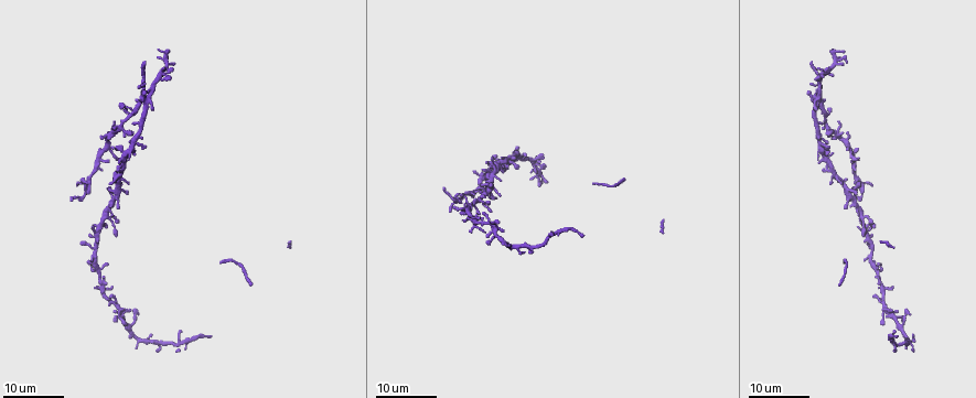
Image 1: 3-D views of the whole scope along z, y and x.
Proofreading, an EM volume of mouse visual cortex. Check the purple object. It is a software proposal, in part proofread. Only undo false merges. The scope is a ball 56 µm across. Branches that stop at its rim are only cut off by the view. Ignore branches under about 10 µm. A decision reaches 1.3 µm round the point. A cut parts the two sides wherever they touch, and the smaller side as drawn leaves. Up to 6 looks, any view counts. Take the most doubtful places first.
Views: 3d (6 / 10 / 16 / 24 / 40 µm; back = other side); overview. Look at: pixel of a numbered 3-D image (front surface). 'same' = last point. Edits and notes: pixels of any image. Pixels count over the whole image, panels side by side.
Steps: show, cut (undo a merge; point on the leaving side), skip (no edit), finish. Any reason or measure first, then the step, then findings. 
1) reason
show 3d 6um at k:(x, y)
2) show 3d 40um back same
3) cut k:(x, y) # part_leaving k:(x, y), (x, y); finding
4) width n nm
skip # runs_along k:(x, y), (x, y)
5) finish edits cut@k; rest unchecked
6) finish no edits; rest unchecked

calibre changes
show 3d 24um at 1:(504, 242)

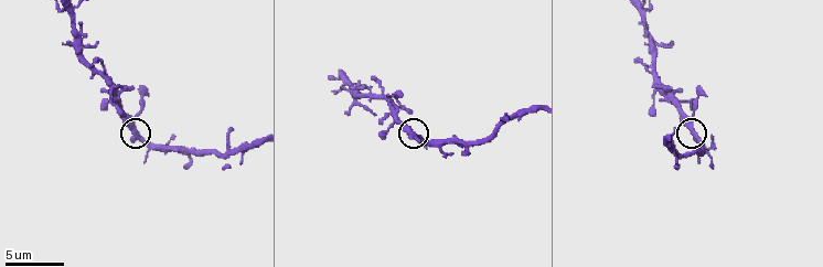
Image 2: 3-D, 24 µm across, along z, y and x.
show 3d 10um at 2:(410, 135)

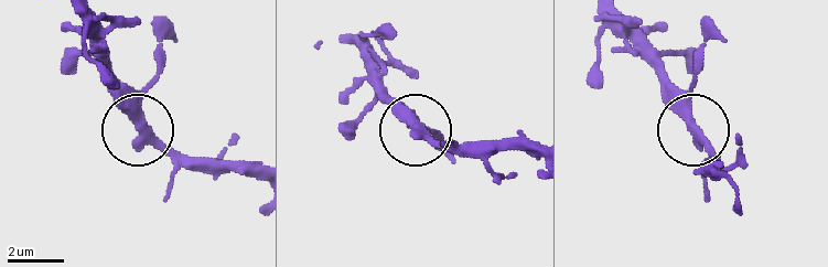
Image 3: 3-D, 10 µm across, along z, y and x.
width 410 nm
skip # runs_along 3:(75, 10), (120, 110), (182, 164); all the same neuron

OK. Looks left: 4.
three-way junction
show 3d 24um at 1:(871, 246)

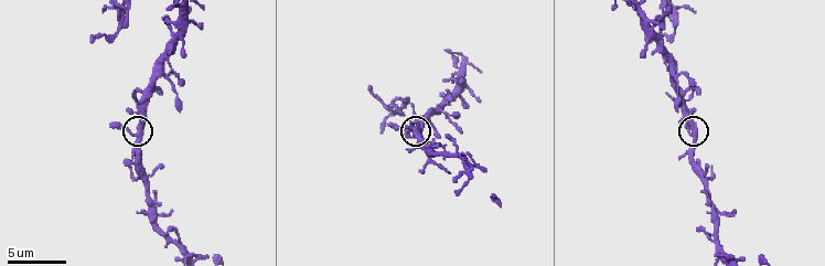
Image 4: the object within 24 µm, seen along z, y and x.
show 3d 6um at 4:(139, 130)

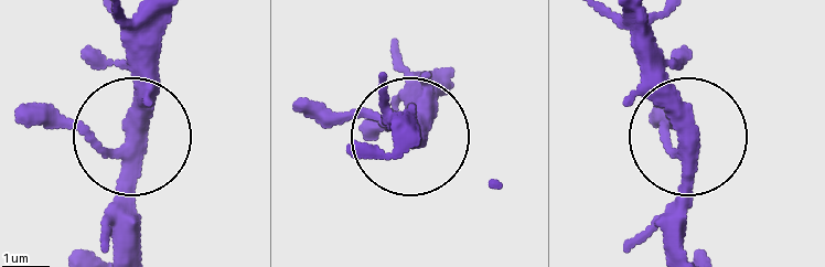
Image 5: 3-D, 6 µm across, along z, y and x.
show 3d 6um back at 5:(132, 137)

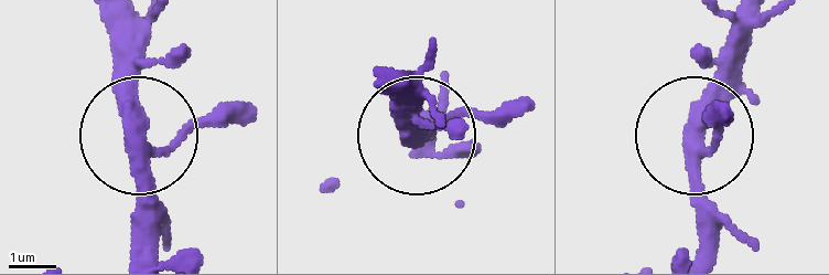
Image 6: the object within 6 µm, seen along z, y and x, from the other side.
arms 3
skip # runs_along 6:(411, 129), (411, 74); one neuron here

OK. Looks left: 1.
finish no edits; rest unchecked

